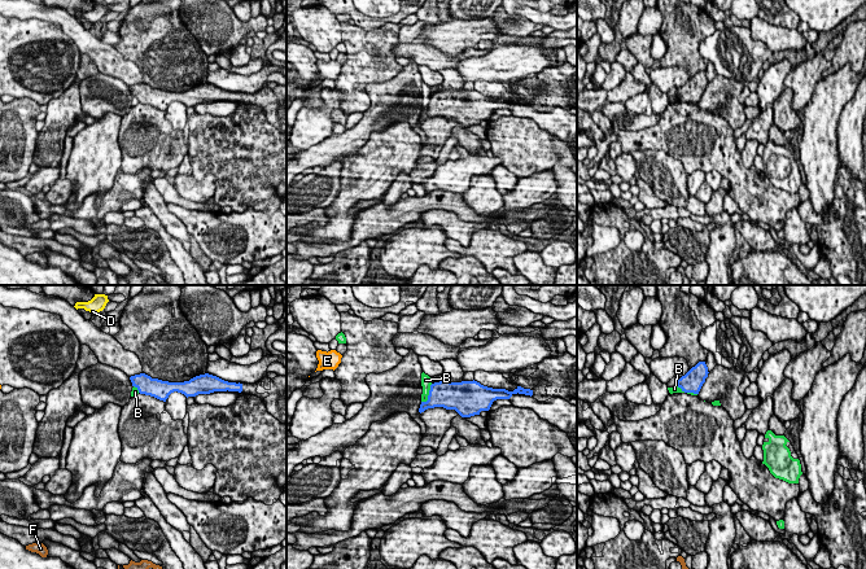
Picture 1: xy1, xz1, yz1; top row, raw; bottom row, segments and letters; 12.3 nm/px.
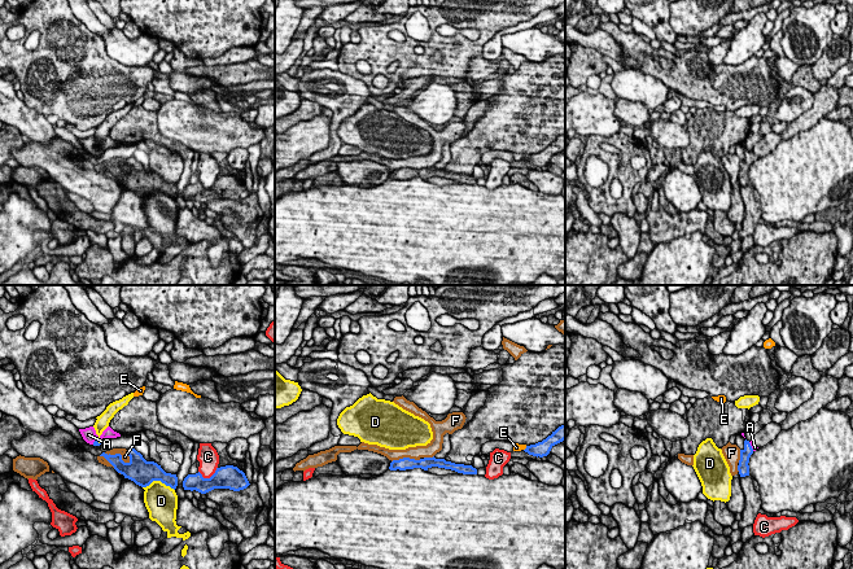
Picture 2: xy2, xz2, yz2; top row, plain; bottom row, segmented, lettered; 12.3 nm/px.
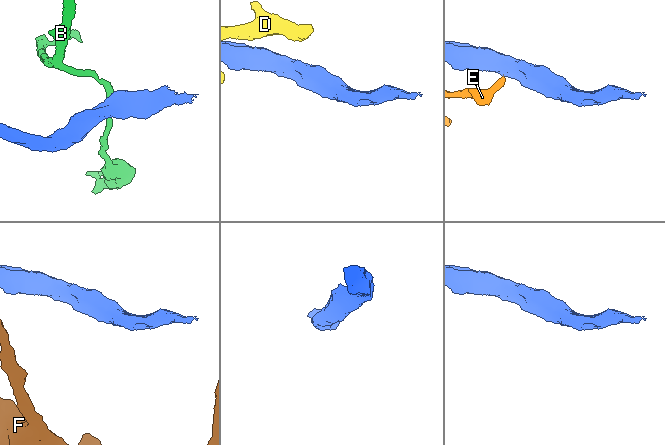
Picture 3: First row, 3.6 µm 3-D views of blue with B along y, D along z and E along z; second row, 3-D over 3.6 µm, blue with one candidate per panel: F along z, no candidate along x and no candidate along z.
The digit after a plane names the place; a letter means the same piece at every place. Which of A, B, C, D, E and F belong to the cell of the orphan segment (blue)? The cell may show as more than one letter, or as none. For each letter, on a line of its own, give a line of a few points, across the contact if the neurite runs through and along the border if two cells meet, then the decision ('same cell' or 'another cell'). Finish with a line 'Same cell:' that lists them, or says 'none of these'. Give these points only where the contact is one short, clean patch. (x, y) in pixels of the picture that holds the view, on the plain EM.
A: same cell
B: line xz1 (432, 93), (428, 108), (421, 112); another cell
C: another cell
D: another cell
E: another cell
F: another cell
Same cell: A

